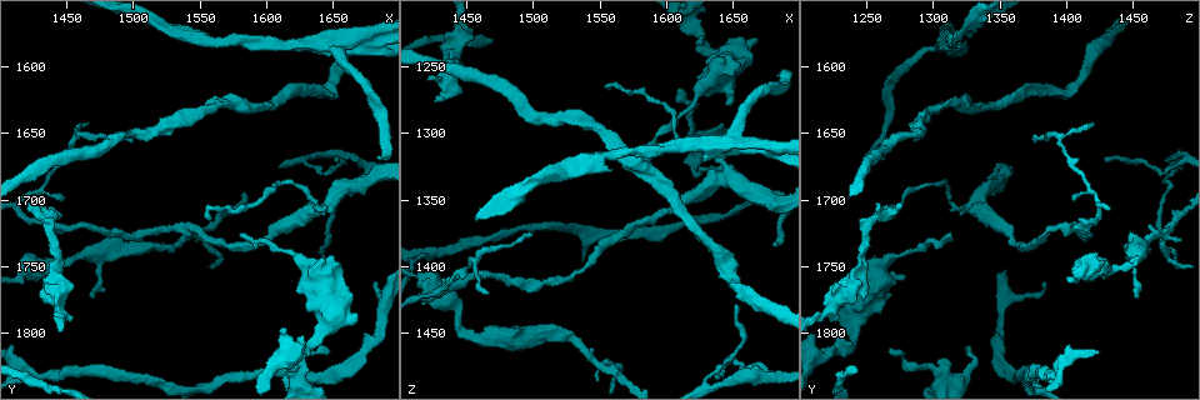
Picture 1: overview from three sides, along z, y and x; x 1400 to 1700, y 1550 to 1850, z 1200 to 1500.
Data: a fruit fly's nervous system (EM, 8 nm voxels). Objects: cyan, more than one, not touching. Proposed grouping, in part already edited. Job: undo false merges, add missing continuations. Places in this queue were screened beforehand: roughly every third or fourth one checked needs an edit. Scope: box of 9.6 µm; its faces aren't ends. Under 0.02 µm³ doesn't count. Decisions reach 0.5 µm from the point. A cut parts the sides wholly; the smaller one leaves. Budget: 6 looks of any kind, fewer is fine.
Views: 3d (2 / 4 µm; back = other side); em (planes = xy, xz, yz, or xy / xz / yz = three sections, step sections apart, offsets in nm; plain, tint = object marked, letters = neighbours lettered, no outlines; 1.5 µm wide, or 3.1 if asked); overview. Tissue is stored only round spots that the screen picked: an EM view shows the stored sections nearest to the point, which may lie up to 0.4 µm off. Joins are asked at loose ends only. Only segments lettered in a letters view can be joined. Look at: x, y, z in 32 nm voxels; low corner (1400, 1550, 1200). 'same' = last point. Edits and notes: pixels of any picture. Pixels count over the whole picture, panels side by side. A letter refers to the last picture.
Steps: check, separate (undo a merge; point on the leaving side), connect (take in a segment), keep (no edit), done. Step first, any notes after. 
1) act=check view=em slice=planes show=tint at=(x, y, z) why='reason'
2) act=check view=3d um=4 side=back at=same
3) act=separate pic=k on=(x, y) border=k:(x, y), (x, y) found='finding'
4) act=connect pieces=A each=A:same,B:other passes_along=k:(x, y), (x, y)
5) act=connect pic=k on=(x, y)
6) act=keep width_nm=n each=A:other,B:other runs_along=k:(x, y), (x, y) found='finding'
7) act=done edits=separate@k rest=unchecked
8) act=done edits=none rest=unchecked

act=check view=em slice=planes show=tint at=(1534, 1722, 1404) why='narrows sharply'

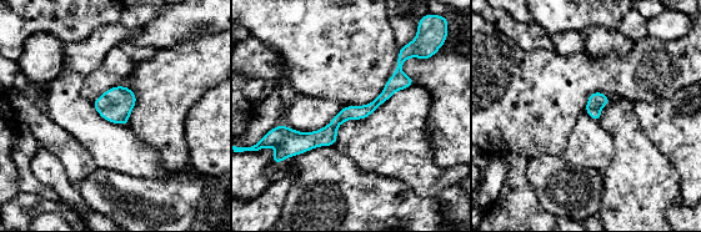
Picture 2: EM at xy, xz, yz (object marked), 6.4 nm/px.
act=check view=em slice=planes show=letters at=same why='what lies round it'

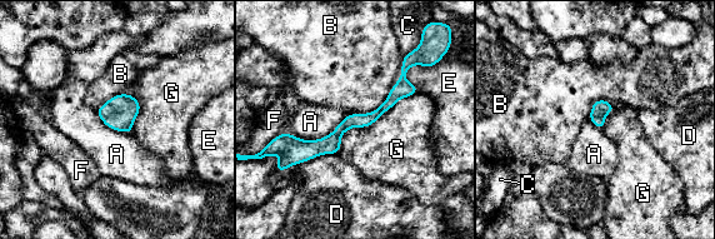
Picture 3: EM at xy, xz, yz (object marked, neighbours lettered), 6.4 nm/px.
act=keep each=A:other,B:other,C:other,D:other,E:other,F:other,G:other border=3:(404, 55), (388, 96), (350, 114) found='continuous, no second neuron'

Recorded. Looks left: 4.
act=check view=3d um=2 at=(1608, 1814, 1268) why='thin end'

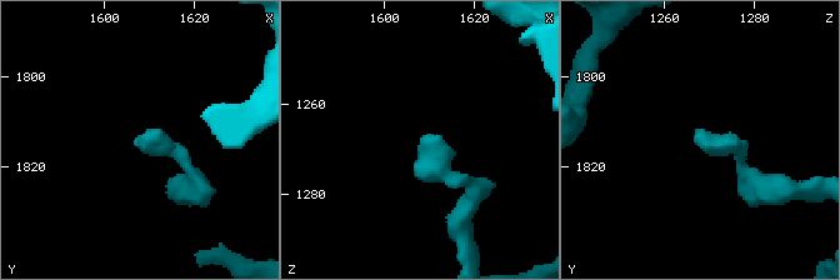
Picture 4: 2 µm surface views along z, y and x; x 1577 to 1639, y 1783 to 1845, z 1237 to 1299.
act=check view=em slice=xy step=8 show=letters at=(1609, 1814, 1267) why='now the EM'

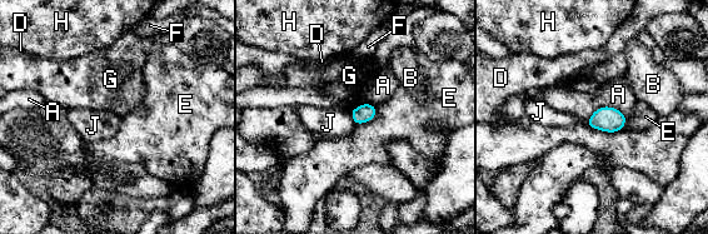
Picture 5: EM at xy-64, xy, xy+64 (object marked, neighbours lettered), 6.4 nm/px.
act=keep width_nm=120 each=A:other,B:other,D:other,E:other,F:other,G:other,H:other,J:other border=5:(349, 111), (355, 125) found='none of them fits'

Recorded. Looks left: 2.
act=check view=em slice=xz step=4 show=letters at=(1682, 1762, 1384) why='tapers out'

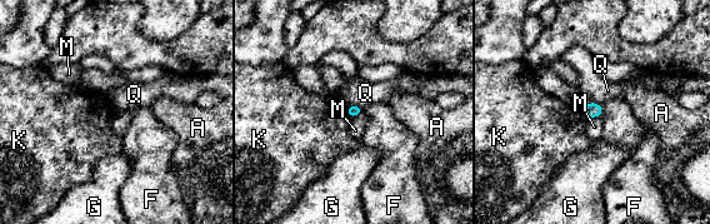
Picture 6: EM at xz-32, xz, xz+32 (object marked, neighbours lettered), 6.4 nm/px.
act=check view=em slice=xy step=8 show=letters at=same why='cut it another way'

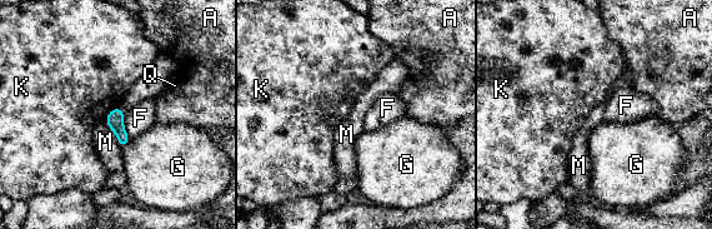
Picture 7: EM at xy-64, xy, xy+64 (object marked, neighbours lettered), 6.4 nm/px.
act=keep width_nm=110 longest_contact=M:220nm each=A:other,F:other,G:other,K:other,M:other,Q:other found='no lettered segment goes on from it'

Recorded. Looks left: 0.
act=done edits=none rest=unchecked

